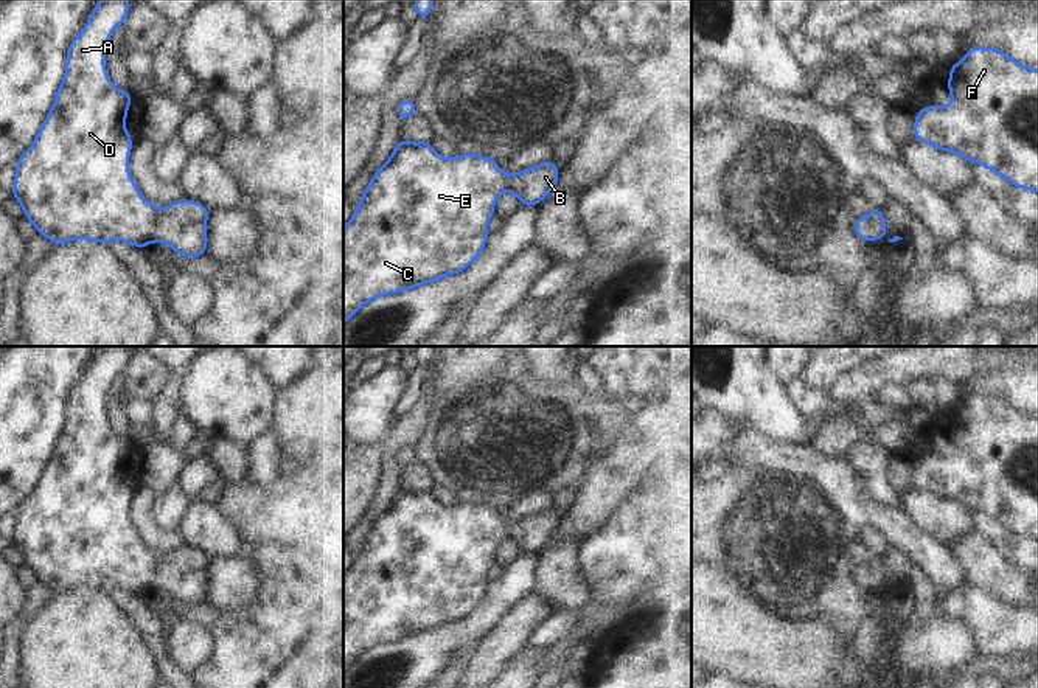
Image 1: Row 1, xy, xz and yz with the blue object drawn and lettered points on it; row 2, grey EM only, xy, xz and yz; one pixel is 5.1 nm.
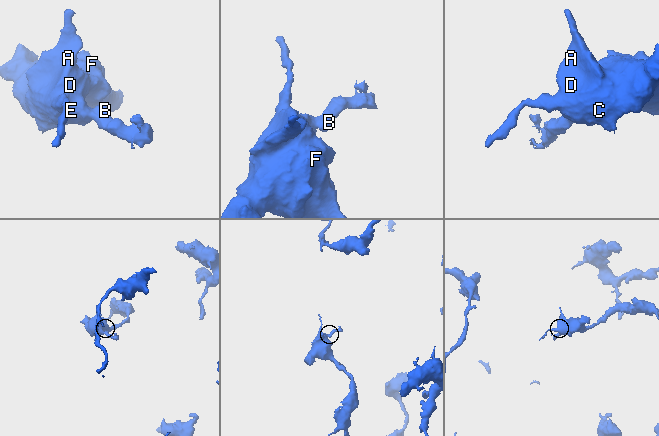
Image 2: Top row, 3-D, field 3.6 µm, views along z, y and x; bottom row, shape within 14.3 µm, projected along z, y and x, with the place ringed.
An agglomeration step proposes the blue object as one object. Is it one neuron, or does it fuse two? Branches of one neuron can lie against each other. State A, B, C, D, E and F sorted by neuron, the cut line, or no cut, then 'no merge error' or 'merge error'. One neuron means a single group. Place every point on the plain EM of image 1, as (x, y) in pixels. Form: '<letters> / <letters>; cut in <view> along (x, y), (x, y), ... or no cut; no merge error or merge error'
A B C D E F; no cut; no merge error

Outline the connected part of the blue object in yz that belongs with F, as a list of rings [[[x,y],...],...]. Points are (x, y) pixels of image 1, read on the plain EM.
[[[971,394],[965,404],[954,413],[949,413],[949,427],[946,435],[953,444],[951,450],[945,455],[940,453],[923,453],[914,467],[914,483],[920,491],[935,494],[943,500],[954,500],[965,506],[982,513],[985,517],[1004,525],[1008,531],[1021,537],[1032,537],[1038,540],[1038,416],[1024,415],[1018,408],[1008,405],[999,396]]]

